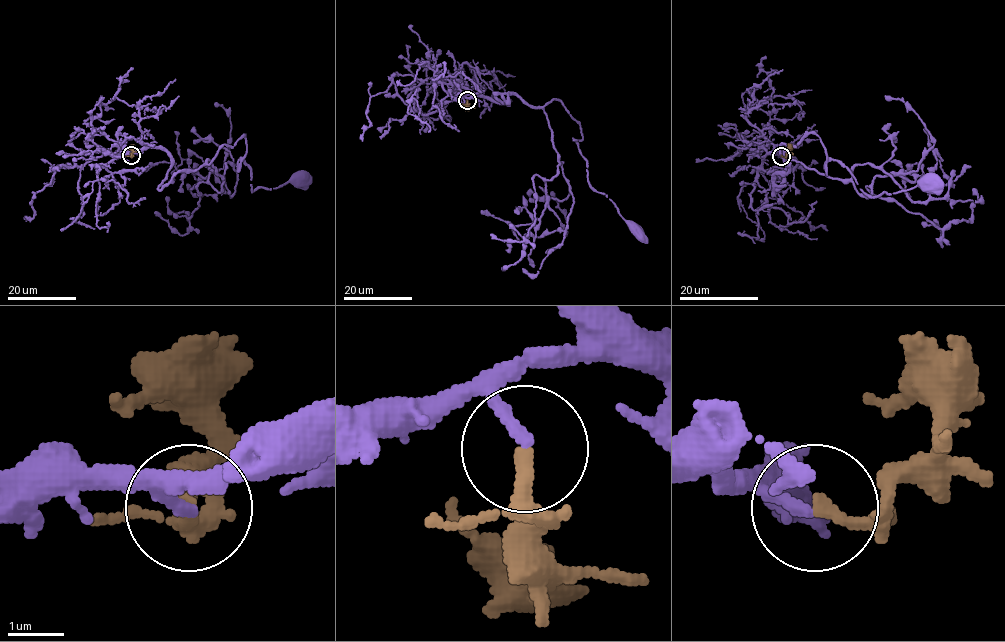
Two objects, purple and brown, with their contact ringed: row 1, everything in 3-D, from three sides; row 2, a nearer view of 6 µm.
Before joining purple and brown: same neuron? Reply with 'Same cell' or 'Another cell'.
Another cell

